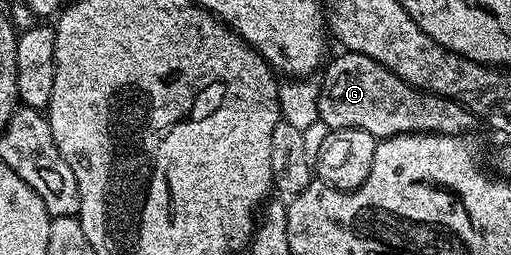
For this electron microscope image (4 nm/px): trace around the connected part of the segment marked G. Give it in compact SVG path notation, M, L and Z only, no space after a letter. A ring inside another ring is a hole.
M344 51L340 53L340 56L333 61L332 64L329 62L327 66L323 68L322 76L319 80L320 85L320 96L318 97L318 113L320 114L320 123L325 126L325 128L337 131L338 129L366 129L366 133L370 133L376 140L389 139L391 135L405 135L406 133L418 133L419 131L425 131L426 133L434 133L435 135L467 135L469 133L475 132L475 127L478 126L478 120L474 112L470 109L466 109L462 105L458 105L458 101L453 99L447 99L441 95L435 95L429 91L420 91L417 87L411 87L406 81L399 79L396 74L390 69L386 69L378 61L374 61L370 57L366 57L362 53L354 53L353 51Z

